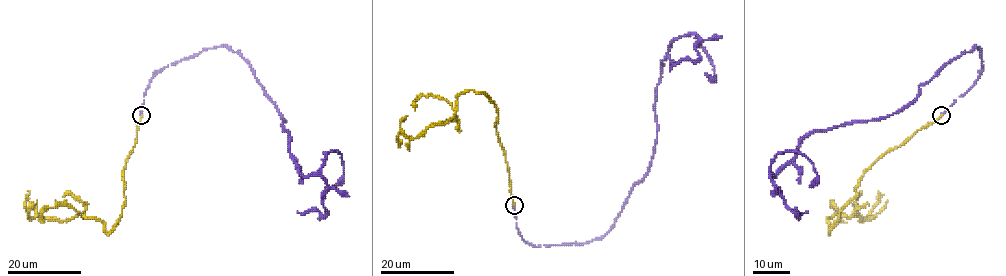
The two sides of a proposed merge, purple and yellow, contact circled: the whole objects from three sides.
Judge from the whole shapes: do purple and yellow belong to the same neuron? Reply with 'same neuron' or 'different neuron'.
different neuron

